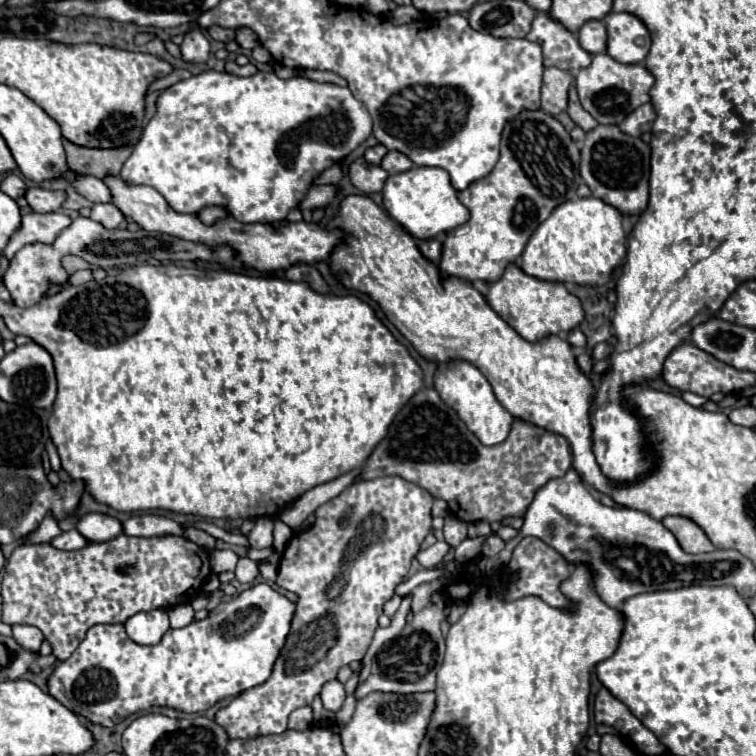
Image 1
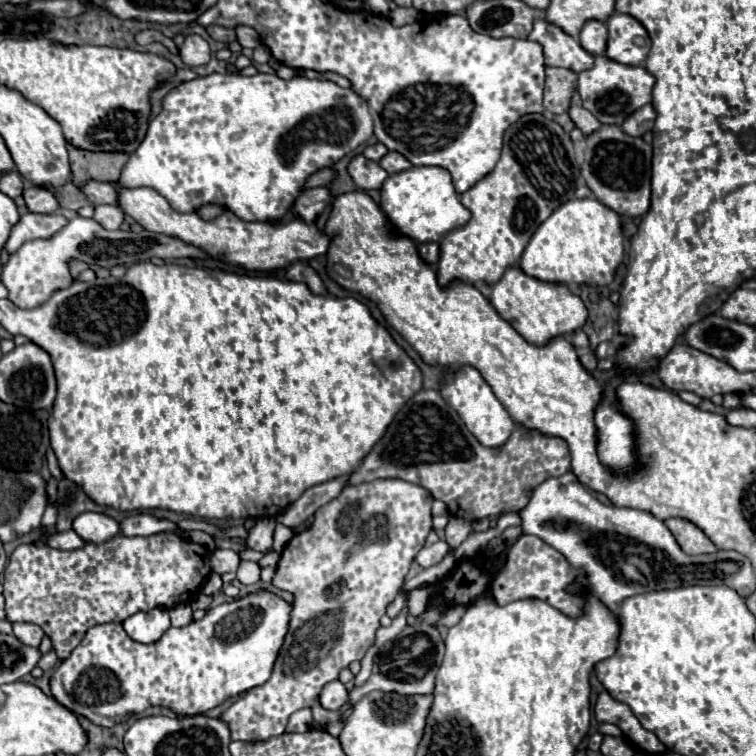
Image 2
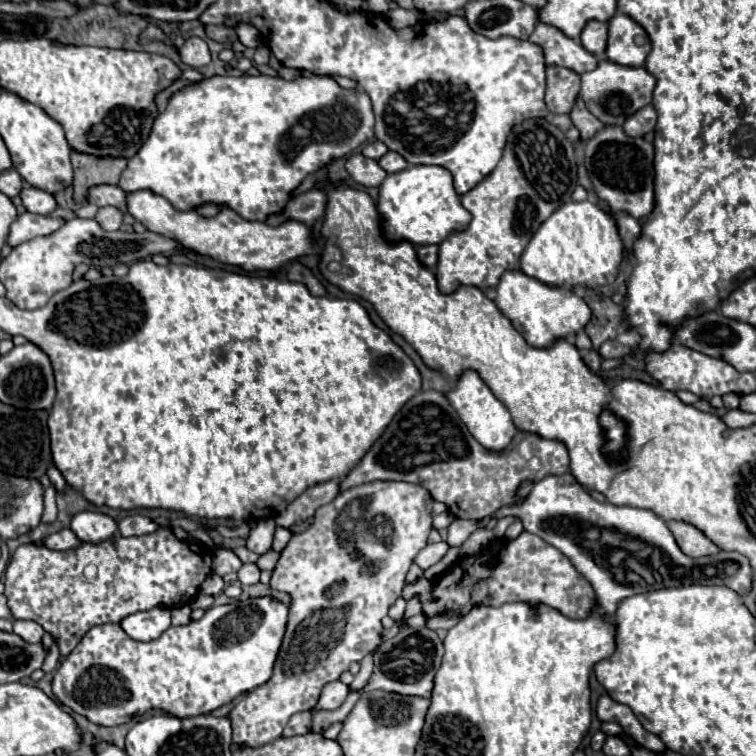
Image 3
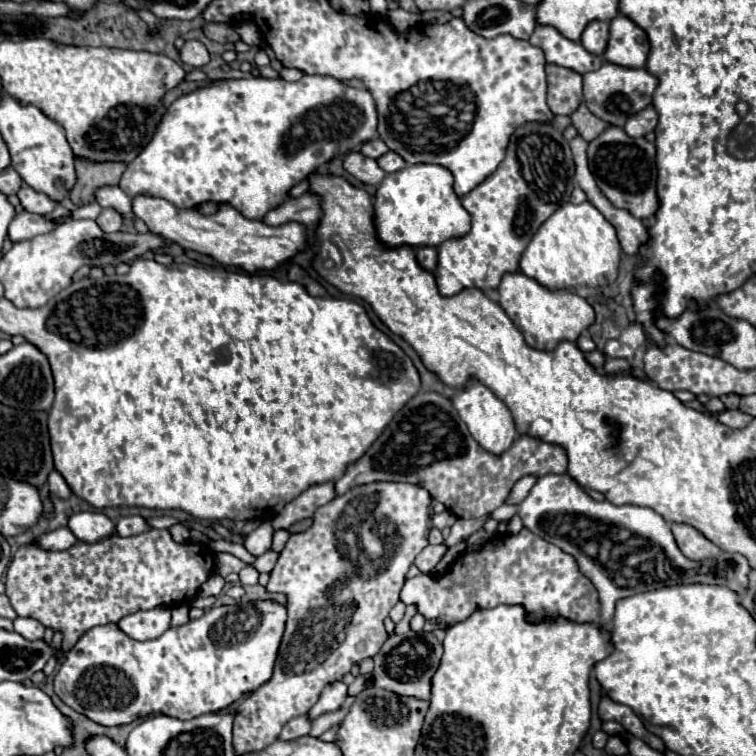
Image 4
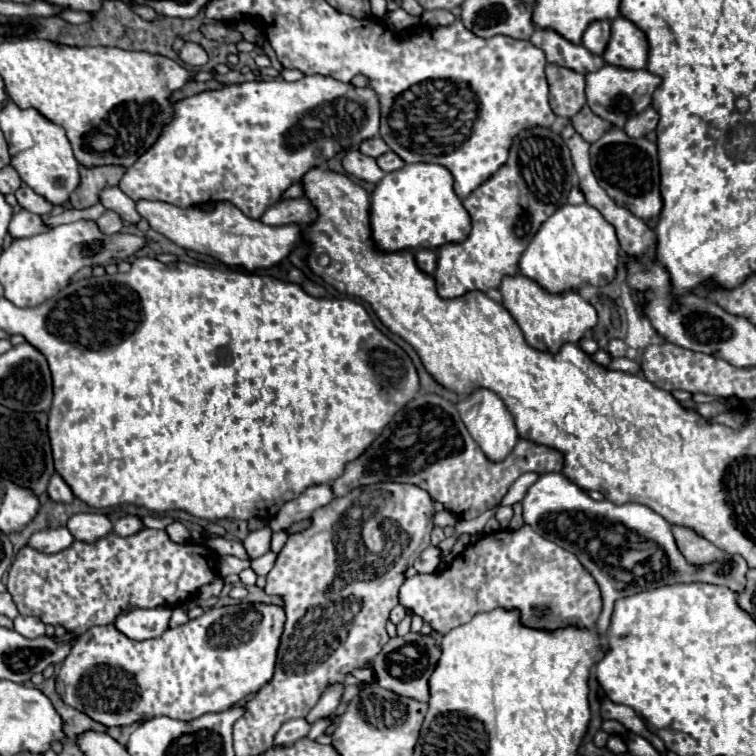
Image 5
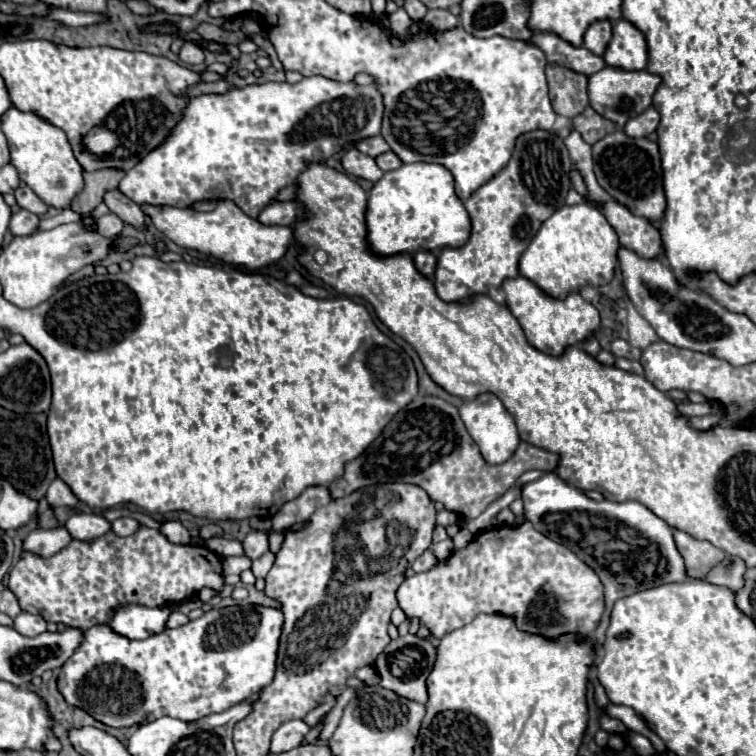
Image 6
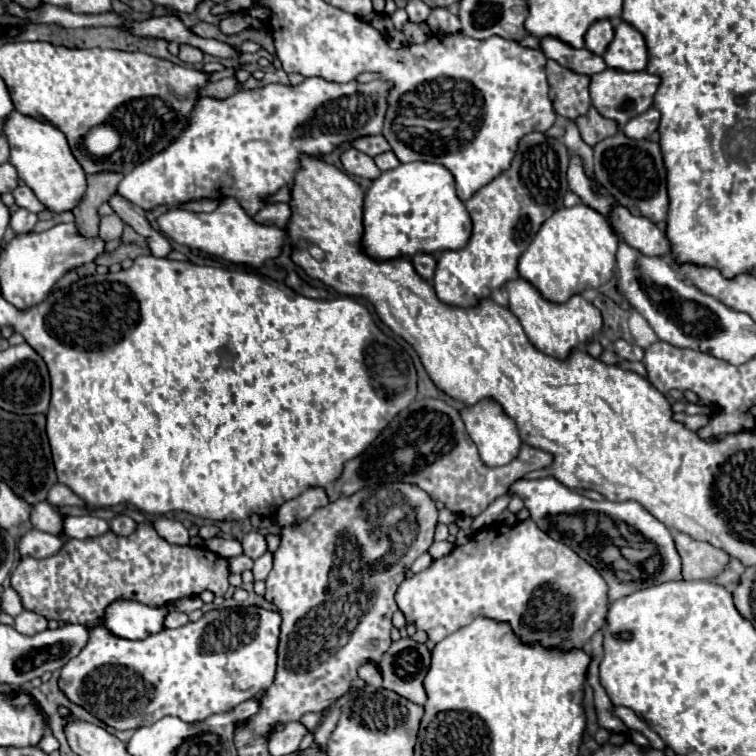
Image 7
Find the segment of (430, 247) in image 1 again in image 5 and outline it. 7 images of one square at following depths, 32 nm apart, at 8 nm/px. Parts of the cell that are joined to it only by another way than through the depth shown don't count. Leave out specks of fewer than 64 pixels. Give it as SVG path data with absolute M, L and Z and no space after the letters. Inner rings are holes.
M430 248L416 250L414 256L416 256L416 262L418 262L420 270L424 270L428 274L434 274L434 270L436 270L436 250L430 250Z

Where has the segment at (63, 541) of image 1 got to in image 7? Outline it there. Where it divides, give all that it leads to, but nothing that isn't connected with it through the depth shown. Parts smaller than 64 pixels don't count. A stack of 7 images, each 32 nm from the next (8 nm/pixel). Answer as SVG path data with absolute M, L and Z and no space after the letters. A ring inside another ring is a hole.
M28 530L20 542L20 554L22 554L22 558L26 558L26 556L48 558L48 556L56 554L66 542L68 542L68 536L64 532L48 534L48 532L40 532L40 530Z

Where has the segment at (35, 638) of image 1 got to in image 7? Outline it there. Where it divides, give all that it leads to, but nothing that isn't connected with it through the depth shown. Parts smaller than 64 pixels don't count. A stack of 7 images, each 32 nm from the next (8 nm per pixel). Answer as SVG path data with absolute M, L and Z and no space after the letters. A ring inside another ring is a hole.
M24 610L22 614L18 614L14 620L16 620L14 628L20 634L26 634L26 636L34 636L36 632L46 630L46 626L48 626L48 620L44 616L40 616L36 612L28 612L28 610Z

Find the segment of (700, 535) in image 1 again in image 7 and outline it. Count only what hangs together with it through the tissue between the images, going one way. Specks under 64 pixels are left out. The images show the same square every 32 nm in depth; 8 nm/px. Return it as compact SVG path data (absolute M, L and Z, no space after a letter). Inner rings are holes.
M674 534L676 550L682 556L684 580L708 580L716 576L728 562L728 554L720 548L714 548L708 542L690 538L688 534Z

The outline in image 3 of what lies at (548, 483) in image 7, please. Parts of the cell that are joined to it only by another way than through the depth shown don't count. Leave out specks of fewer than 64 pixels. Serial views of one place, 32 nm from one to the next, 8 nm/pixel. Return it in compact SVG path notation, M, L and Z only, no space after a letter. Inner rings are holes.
M570 472L546 476L534 484L522 504L501 508L491 517L498 520L506 516L518 516L526 532L540 536L568 556L574 568L592 584L596 600L608 616L614 616L620 600L660 588L722 584L740 596L752 590L754 570L746 556L738 552L718 552L716 556L690 558L678 548L668 524L654 512L598 502Z

